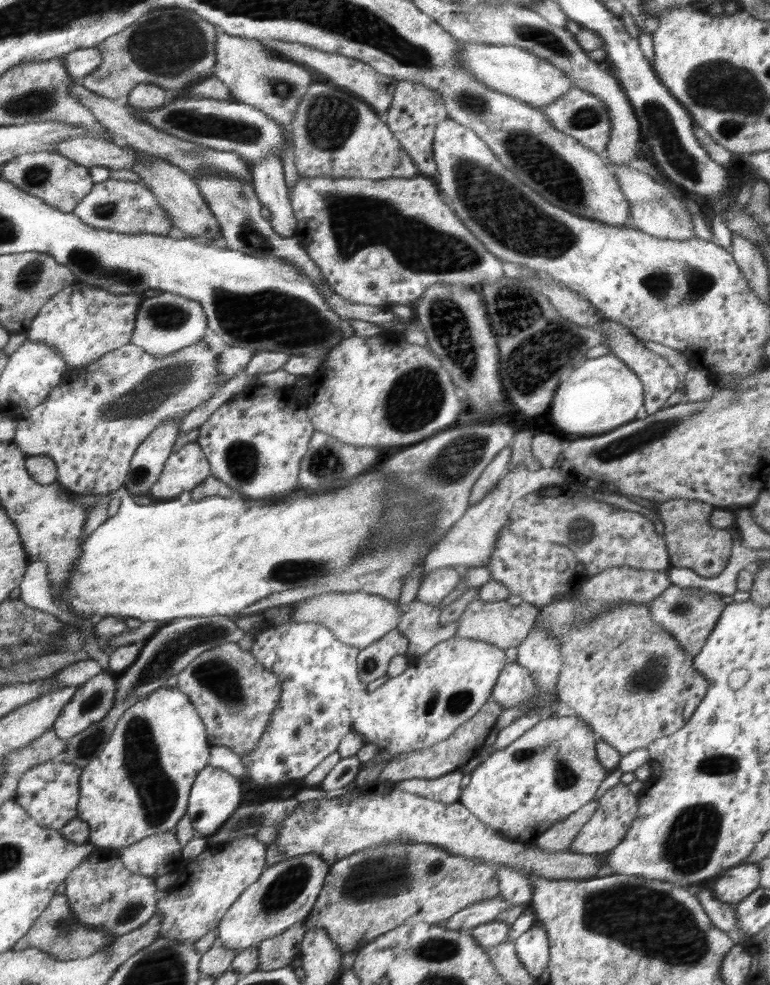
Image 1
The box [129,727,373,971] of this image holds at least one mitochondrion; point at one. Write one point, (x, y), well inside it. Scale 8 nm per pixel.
(282, 892)

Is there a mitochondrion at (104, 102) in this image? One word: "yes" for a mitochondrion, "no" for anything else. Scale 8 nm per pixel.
no

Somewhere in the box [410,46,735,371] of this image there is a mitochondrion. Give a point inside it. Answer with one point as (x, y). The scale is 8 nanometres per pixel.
(514, 220)

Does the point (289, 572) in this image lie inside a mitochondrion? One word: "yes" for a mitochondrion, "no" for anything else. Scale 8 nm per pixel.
yes

